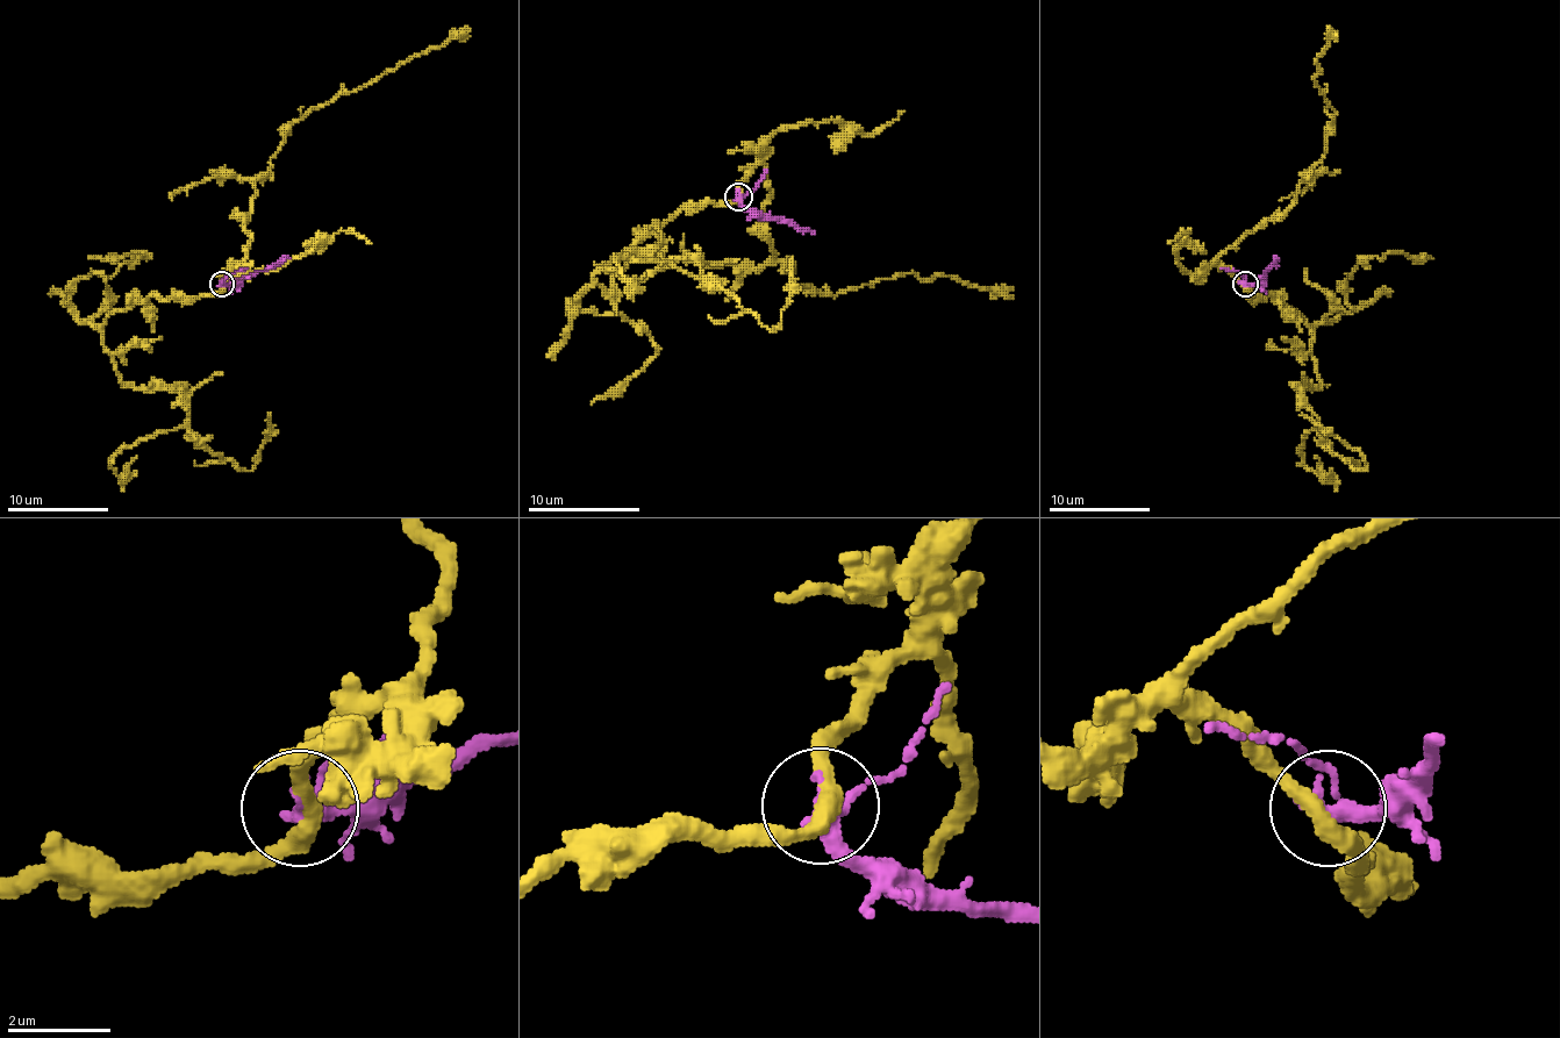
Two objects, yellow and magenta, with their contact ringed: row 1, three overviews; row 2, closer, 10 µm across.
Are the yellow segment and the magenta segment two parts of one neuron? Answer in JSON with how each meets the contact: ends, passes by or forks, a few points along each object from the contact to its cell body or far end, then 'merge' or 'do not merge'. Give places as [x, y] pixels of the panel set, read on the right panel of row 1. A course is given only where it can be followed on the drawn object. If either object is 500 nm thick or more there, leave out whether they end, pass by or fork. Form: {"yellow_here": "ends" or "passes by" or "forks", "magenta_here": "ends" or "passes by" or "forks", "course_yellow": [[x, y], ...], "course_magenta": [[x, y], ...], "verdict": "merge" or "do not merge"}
{"yellow_here": "passes by", "magenta_here": "passes by", "course_yellow": [[1244, 284], [1311, 329], [1322, 383], [1302, 402], [1319, 437], [1365, 471], [1299, 415]], "course_magenta": [[1246, 284], [1256, 284], [1279, 258]], "verdict": "do not merge"}

